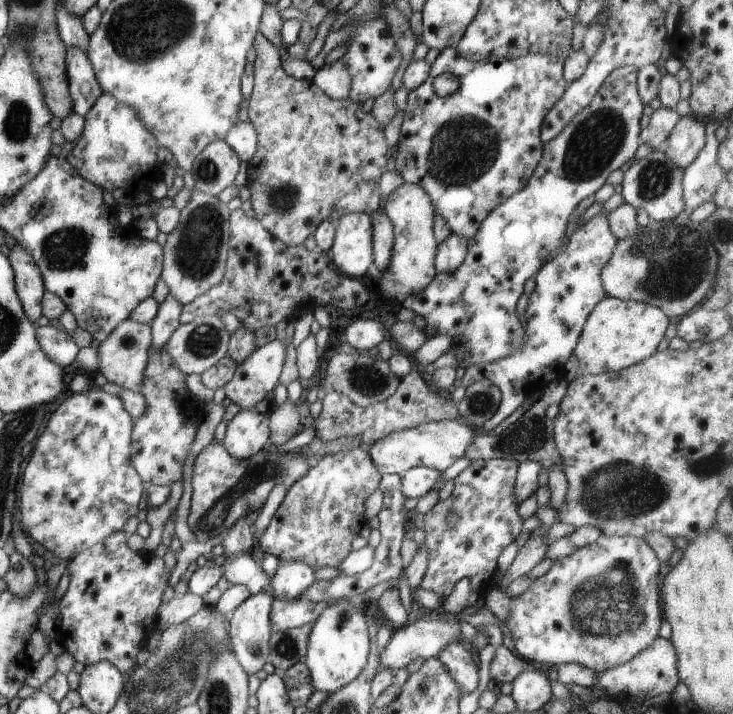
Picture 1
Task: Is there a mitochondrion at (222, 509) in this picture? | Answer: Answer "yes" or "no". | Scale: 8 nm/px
yes

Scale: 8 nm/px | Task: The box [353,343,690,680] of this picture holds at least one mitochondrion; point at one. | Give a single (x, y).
(608, 605)

